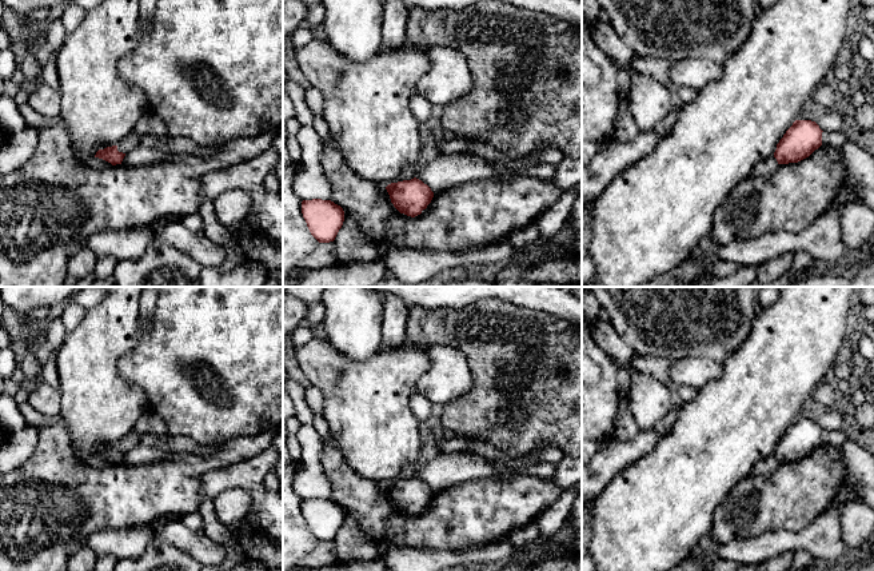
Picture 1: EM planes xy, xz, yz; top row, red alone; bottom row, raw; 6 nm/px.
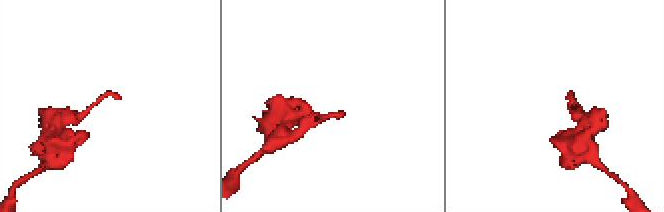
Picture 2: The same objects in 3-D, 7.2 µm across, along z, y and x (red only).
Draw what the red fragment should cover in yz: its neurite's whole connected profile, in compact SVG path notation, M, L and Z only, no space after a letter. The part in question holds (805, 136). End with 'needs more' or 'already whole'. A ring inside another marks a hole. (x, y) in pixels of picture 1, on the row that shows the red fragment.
M795 120L777 144L778 164L798 163L822 145L822 129L815 121Z; already whole

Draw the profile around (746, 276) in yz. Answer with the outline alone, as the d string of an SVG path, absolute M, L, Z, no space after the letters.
M745 265L726 277L709 276L697 283L695 287L751 287L758 281L758 267Z

